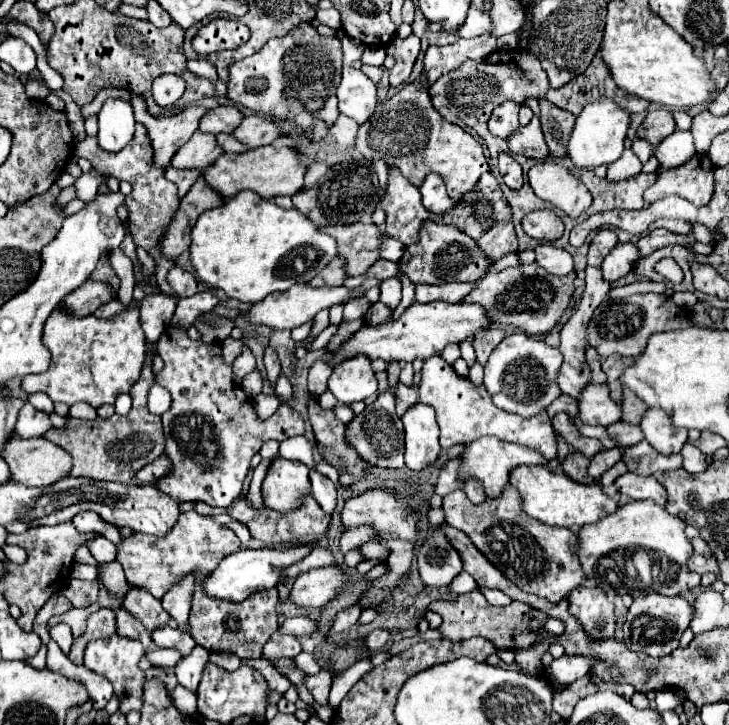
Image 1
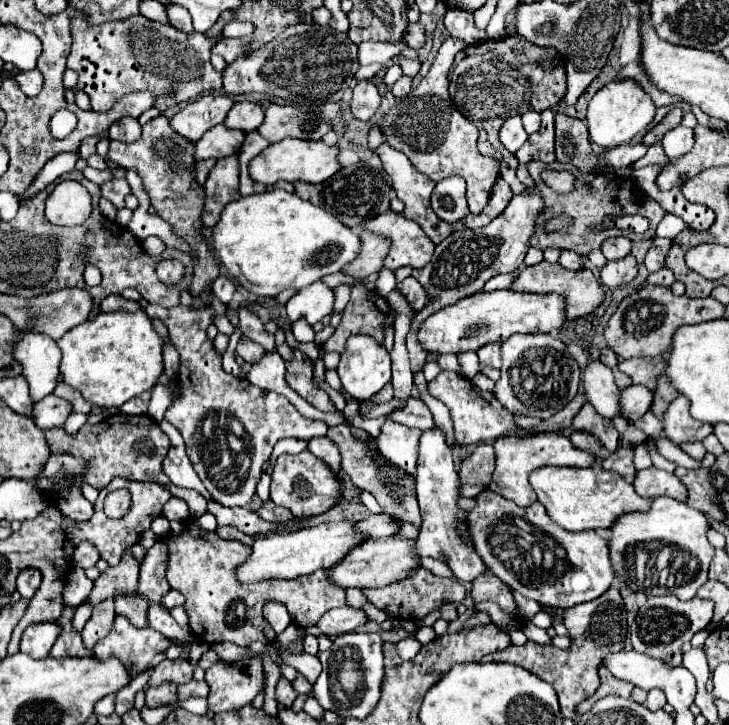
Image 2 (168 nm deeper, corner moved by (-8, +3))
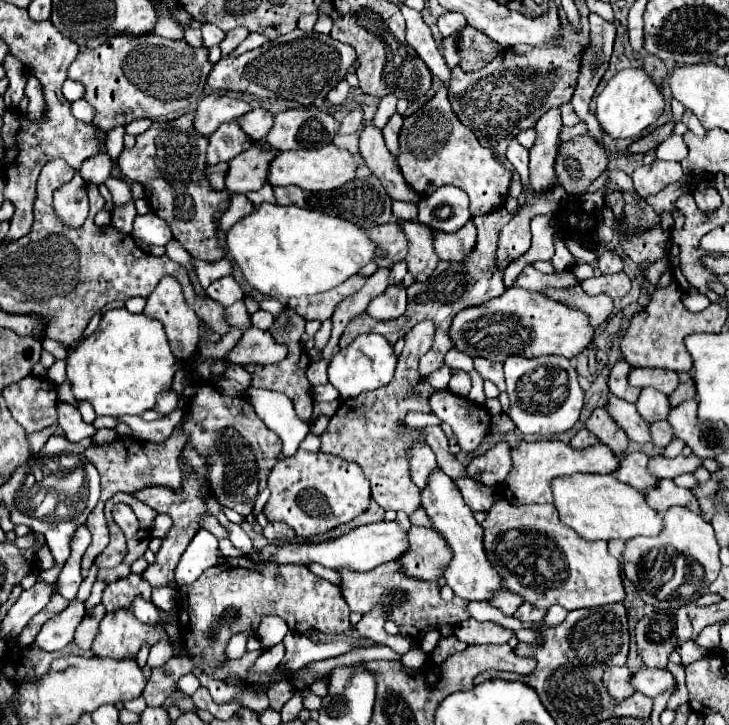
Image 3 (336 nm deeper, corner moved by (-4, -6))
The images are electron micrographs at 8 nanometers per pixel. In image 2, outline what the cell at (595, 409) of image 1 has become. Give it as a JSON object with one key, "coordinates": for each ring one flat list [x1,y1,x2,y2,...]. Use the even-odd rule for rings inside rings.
{"coordinates":[[628,386,622,390,622,418,636,422,642,418,654,400,654,392,646,386]]}

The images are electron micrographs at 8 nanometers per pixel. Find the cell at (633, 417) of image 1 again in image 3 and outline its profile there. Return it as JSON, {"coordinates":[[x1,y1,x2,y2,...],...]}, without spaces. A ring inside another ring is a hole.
{"coordinates":[[680,373,680,387,672,395,668,395,670,407,676,407,680,401,686,401,686,399,694,397,694,385,692,385,690,379,692,377,688,373]]}

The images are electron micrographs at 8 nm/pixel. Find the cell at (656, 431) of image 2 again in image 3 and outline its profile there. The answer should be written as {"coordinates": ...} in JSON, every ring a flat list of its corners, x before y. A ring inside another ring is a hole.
{"coordinates":[[656,421,650,425,650,437,652,437,652,445,656,447,666,447,674,433,672,433,672,427,666,423,666,421]]}

